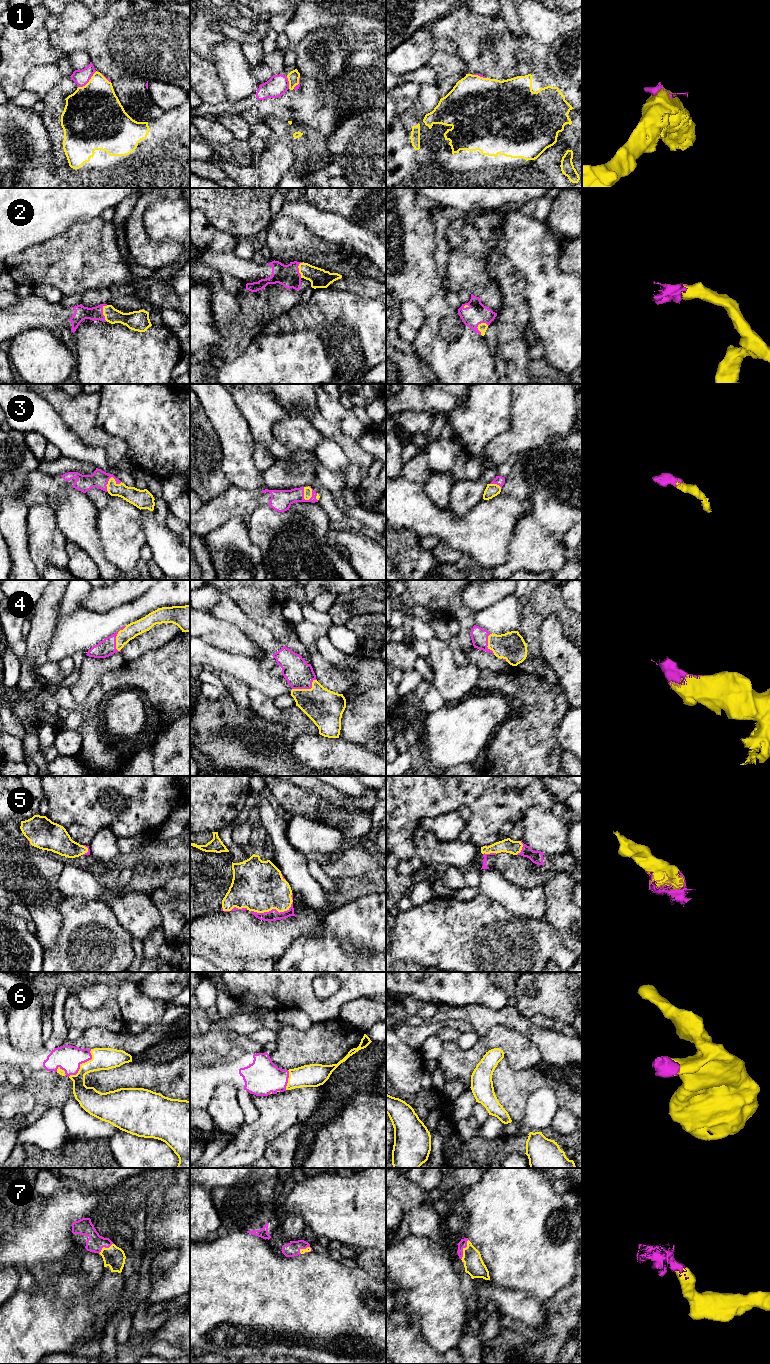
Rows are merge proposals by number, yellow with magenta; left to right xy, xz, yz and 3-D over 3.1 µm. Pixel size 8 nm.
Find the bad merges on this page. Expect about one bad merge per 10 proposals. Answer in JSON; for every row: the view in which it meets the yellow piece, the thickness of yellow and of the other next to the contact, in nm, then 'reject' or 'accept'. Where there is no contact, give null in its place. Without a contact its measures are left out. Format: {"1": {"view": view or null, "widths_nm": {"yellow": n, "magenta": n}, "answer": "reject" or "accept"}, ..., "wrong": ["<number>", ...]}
{"1": {"view": "xy", "widths_nm": {"yellow": 440, "magenta": 130}, "answer": "reject"}, "2": {"view": "yz", "widths_nm": {"yellow": 70, "magenta": 170}, "answer": "accept"}, "3": {"view": "xz", "widths_nm": {"yellow": 60, "magenta": 170}, "answer": "accept"}, "4": {"view": "xz", "widths_nm": {"yellow": 280, "magenta": 220}, "answer": "accept"}, "5": {"view": "xz", "widths_nm": {"yellow": 400, "magenta": 90}, "answer": "accept"}, "6": {"view": "xy", "widths_nm": {"yellow": 180, "magenta": 200}, "answer": "accept"}, "7": {"view": "yz", "widths_nm": {"yellow": 160, "magenta": 70}, "answer": "accept"}, "wrong": ["1"]}

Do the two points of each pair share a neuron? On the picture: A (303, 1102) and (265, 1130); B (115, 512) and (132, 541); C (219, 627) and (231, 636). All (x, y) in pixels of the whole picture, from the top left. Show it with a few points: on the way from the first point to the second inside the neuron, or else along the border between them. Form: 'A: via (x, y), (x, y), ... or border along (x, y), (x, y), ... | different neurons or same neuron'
A: via (294, 1106), (286, 1109), (274, 1121) | same neuron
B: via (119, 519), (120, 529), (125, 534) | same neuron
C: via (222, 630), (228, 636) | same neuron

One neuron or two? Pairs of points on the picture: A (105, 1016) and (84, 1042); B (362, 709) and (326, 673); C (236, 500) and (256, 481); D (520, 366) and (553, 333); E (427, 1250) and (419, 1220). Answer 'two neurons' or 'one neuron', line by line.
A: two neurons
B: two neurons
C: two neurons
D: two neurons
E: two neurons

